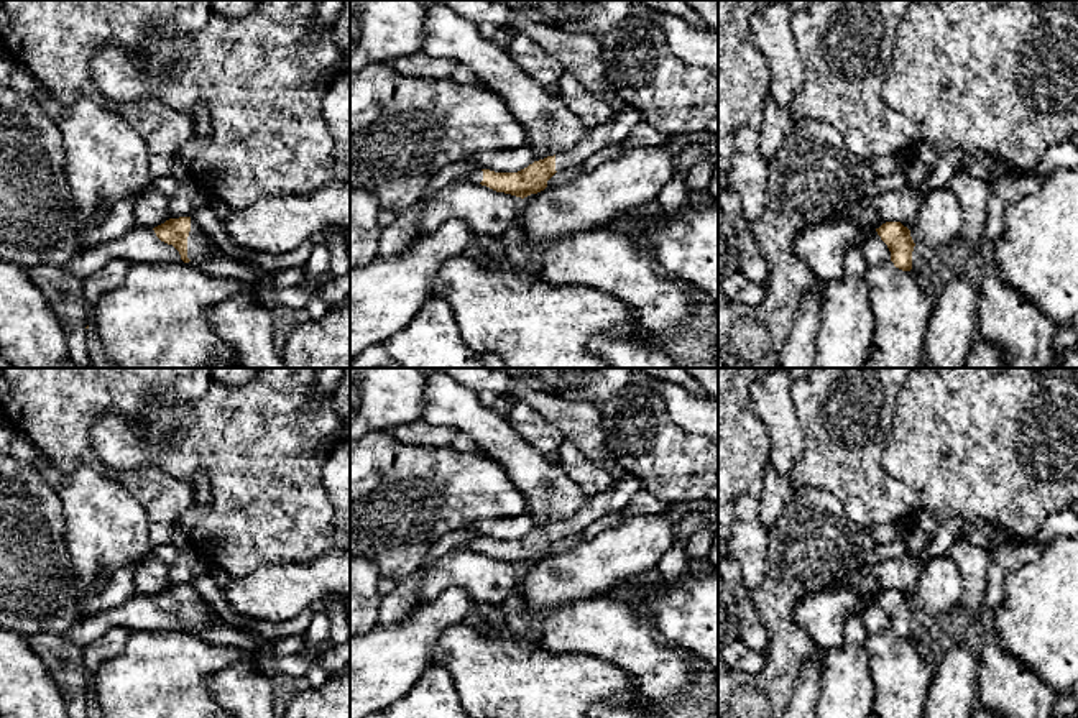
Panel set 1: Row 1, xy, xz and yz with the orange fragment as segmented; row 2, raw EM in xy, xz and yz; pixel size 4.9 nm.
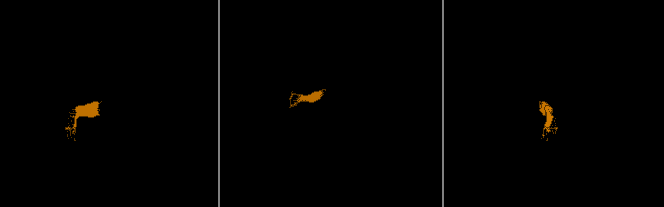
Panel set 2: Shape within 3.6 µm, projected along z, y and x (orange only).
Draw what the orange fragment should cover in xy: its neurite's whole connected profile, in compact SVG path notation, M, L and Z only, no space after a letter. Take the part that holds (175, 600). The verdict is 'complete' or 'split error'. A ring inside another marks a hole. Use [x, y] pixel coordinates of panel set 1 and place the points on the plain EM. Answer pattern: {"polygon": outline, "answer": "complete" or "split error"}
{"polygon": "M191 585L169 587L153 598L161 610L179 619L184 631L220 621L217 611Z", "answer": "split error"}

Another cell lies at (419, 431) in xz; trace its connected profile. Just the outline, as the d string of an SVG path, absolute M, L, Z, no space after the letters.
M424 419L411 421L389 430L394 439L406 444L450 447L458 430L452 426L432 426Z

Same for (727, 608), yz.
M718 573L718 652L738 639L736 603Z

